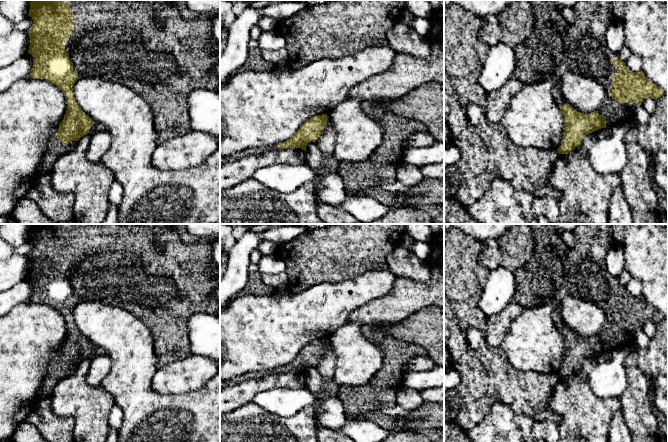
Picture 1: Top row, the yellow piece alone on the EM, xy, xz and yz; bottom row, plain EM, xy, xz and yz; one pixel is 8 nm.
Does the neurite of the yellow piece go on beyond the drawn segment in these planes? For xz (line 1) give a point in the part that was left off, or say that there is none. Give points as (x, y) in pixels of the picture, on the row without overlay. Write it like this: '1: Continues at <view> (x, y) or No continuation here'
1: No continuation here

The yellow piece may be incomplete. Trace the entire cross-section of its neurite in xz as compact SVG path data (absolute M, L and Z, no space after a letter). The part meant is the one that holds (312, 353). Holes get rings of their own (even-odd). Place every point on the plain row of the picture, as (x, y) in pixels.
M327 338L317 339L300 350L297 356L285 366L278 368L278 374L285 372L301 372L306 375L309 366L316 364L323 357L327 348Z

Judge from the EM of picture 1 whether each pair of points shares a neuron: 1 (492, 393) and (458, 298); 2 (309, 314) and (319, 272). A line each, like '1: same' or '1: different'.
1: same
2: different

